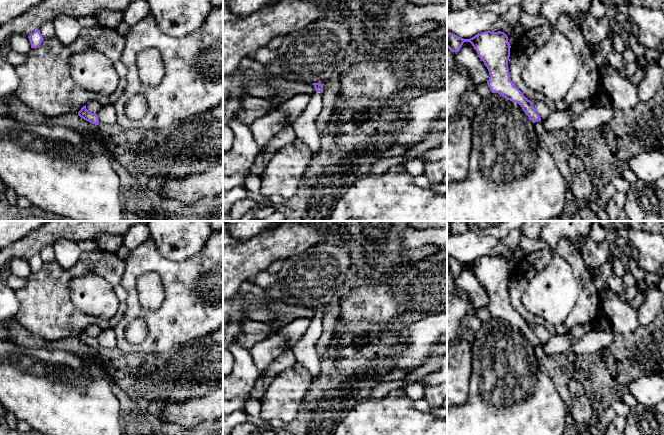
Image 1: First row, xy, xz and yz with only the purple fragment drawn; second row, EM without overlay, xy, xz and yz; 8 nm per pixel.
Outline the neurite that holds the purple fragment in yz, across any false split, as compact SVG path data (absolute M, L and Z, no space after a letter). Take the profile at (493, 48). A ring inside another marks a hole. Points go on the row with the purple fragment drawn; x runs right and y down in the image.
M485 31L470 39L463 39L451 32L447 34L447 47L452 52L459 52L464 42L472 44L487 67L490 75L487 84L491 92L518 103L533 123L541 121L533 102L528 100L510 79L508 59L511 46L507 35L501 31Z

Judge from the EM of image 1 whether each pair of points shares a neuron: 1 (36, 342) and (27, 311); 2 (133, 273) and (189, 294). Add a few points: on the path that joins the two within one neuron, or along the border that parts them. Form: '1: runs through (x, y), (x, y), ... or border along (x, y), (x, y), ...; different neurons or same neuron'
1: border along (16, 320), (28, 331), (42, 337), (46, 341); different neurons
2: runs through (147, 266), (161, 266), (175, 280); same neuron

